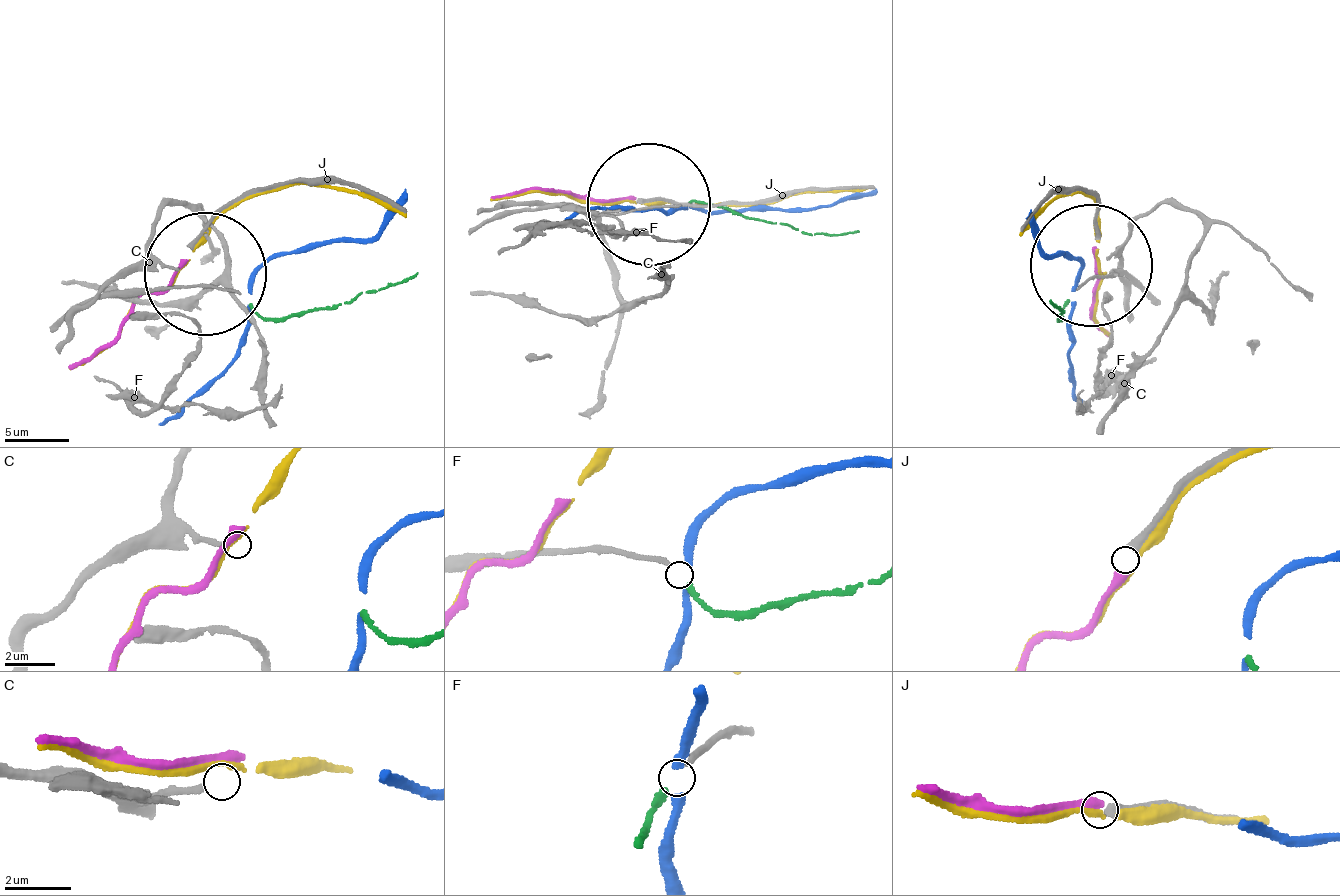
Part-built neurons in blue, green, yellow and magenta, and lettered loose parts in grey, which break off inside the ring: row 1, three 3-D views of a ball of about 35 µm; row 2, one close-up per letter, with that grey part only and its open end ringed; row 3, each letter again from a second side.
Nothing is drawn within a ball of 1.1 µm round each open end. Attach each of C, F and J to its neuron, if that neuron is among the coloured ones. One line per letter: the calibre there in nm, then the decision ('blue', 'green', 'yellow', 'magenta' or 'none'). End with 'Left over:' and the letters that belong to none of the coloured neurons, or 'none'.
C: 200 nm | none
F: 170 nm | green
J: 360 nm | magenta
Left over: C

